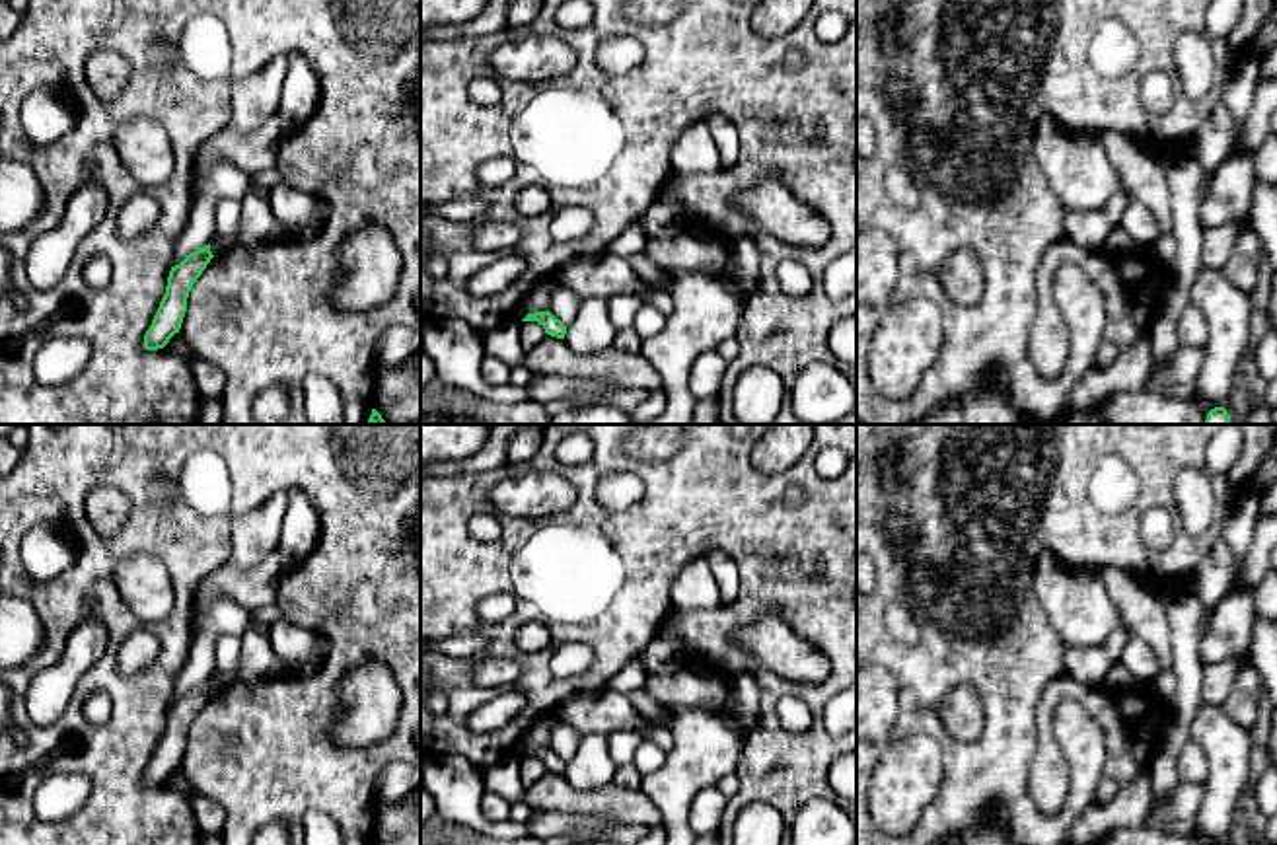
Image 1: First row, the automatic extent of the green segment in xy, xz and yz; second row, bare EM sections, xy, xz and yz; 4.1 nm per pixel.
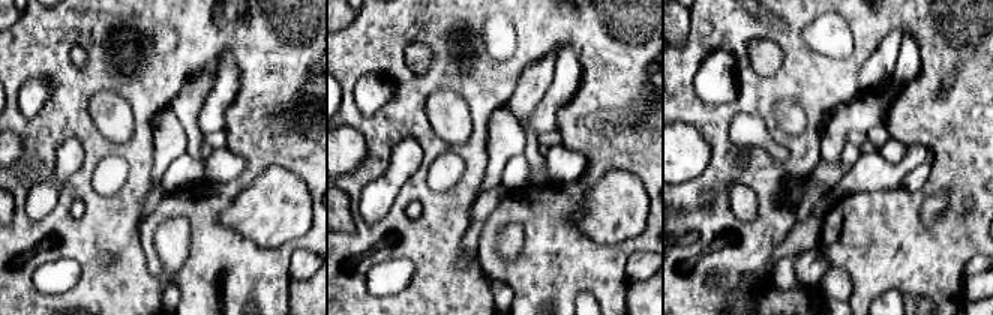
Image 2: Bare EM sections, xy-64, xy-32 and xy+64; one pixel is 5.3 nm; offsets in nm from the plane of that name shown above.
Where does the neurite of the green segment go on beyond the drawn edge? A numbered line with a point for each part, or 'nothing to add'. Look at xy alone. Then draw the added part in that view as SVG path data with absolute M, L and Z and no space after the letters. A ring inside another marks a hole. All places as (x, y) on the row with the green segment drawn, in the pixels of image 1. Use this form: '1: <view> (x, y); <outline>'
nothing to add

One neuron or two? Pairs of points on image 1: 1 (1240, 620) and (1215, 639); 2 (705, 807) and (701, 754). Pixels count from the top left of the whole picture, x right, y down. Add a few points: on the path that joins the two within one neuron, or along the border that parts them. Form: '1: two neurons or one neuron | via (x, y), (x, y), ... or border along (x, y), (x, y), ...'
1: one neuron | via (1235, 624), (1221, 637)
2: two neurons | border along (713, 783), (693, 797), (688, 824)

